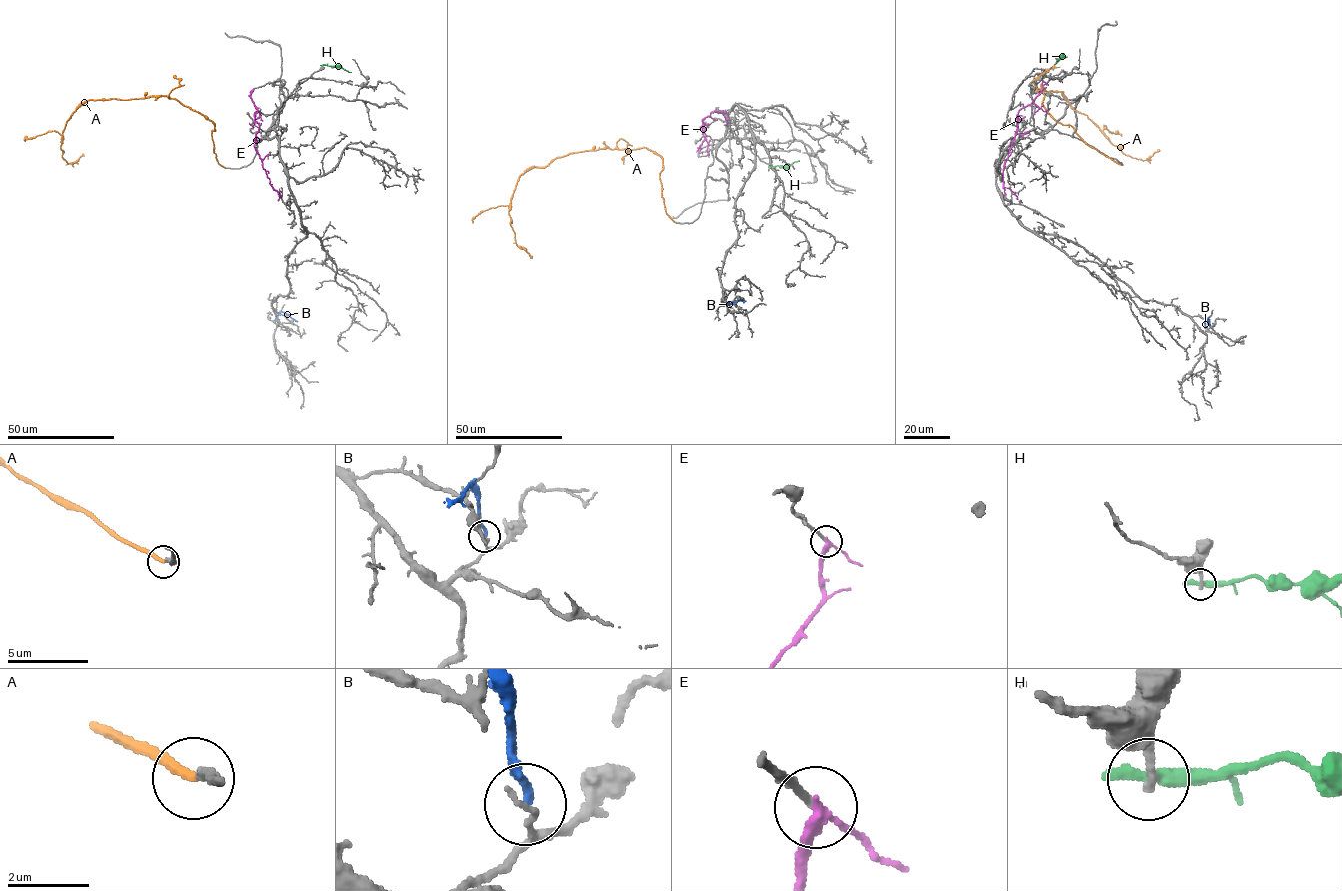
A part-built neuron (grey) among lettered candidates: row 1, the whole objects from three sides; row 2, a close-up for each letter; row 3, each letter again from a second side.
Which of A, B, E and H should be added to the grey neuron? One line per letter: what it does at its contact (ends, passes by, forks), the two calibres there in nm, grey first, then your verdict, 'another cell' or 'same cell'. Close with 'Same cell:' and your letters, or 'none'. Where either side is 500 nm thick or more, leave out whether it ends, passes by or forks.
A: it ends | 240/280 nm | same cell
B: it ends | 120/240 nm | another cell
E: it passes by | 180/280 nm | another cell
H: it ends | 200/440 nm | another cell
Same cell: A

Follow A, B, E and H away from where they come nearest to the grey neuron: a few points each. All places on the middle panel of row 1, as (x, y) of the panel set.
A: (674, 222), (659, 155), (645, 147), (569, 153), (529, 167), (516, 185), (510, 224), (532, 258)
B: (724, 305), (745, 301)
E: (702, 148), (698, 148), (705, 139), (703, 125), (707, 125), (703, 119), (720, 111), (726, 125)
H: (771, 167), (789, 166), (799, 161)

